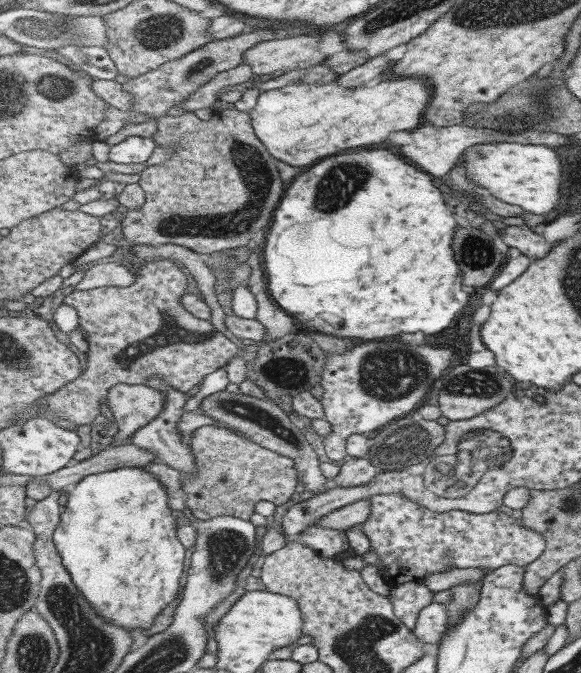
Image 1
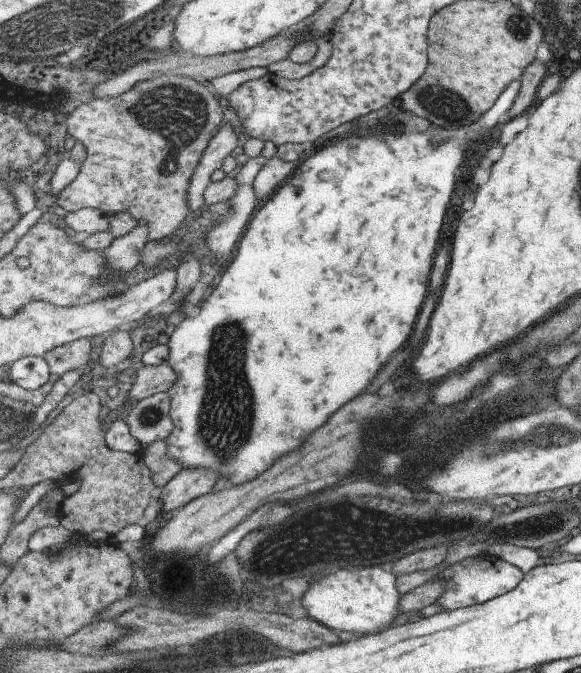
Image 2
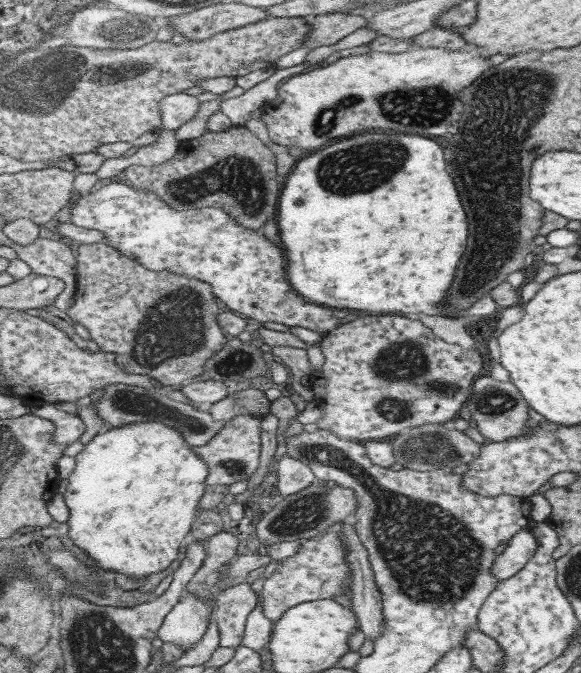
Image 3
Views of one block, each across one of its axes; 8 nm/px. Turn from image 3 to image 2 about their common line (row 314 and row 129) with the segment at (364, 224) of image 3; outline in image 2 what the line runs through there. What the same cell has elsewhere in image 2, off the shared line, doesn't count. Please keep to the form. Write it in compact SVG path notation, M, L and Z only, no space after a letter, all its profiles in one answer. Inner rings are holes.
M516 80L503 91L499 102L491 108L470 128L428 129L423 133L407 132L405 128L377 128L365 138L347 137L327 143L315 152L308 152L303 164L290 178L253 214L244 237L240 240L238 251L227 270L220 278L216 288L204 300L197 316L189 316L176 327L167 345L169 356L167 364L178 373L178 381L167 391L171 397L170 415L174 420L174 429L166 438L168 457L180 462L183 469L206 469L216 471L220 476L229 478L235 487L255 480L263 472L267 472L279 458L301 448L305 440L321 426L329 422L329 418L341 410L347 402L363 394L373 380L379 376L383 364L389 362L391 354L401 348L401 344L411 336L413 326L417 322L419 310L425 302L429 290L429 276L433 270L435 252L439 246L439 236L445 226L447 208L451 204L457 174L465 160L465 150L479 136L487 134L493 126L500 126L510 120L510 112L522 87L521 80Z

